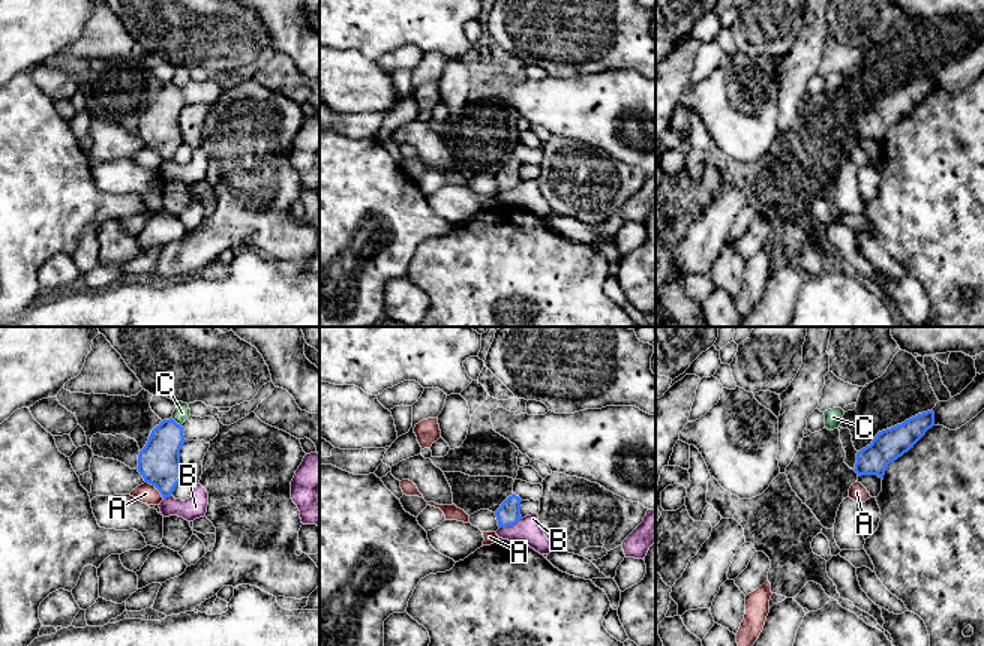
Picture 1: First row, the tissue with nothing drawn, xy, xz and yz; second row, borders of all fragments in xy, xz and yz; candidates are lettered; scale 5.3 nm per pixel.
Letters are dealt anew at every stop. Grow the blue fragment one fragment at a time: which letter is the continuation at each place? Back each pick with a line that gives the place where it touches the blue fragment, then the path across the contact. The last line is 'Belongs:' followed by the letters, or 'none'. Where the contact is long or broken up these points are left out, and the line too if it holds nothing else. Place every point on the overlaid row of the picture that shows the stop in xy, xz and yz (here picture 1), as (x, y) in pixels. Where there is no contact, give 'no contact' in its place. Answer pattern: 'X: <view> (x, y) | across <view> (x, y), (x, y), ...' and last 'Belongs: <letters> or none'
Belongs: none

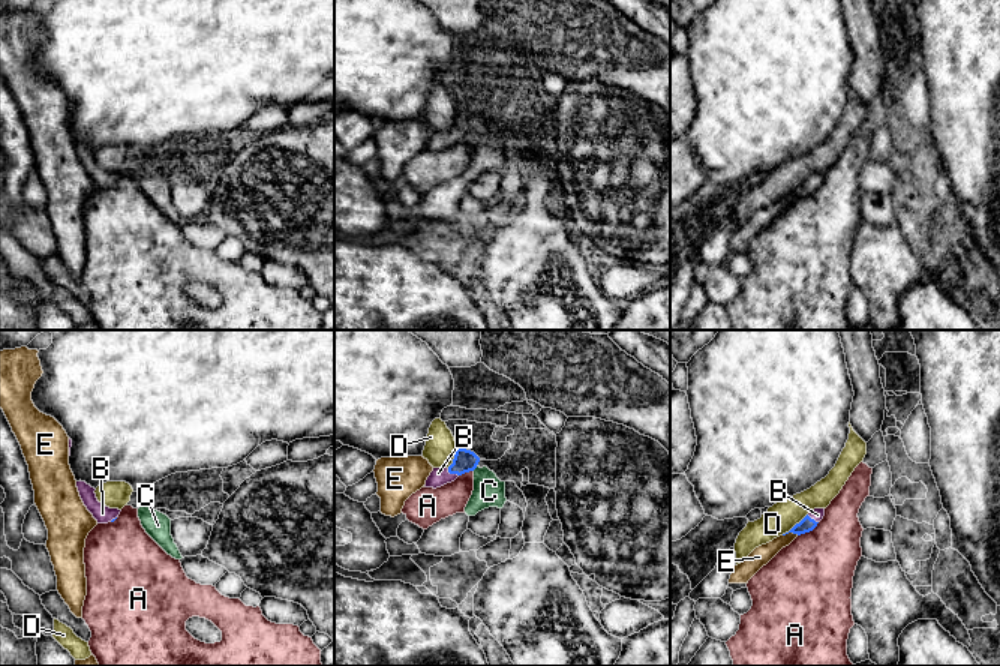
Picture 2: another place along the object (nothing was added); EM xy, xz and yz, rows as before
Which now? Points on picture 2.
B: xz (452, 473) | across xz (465, 461), (452, 473), (438, 477)
Belongs: B

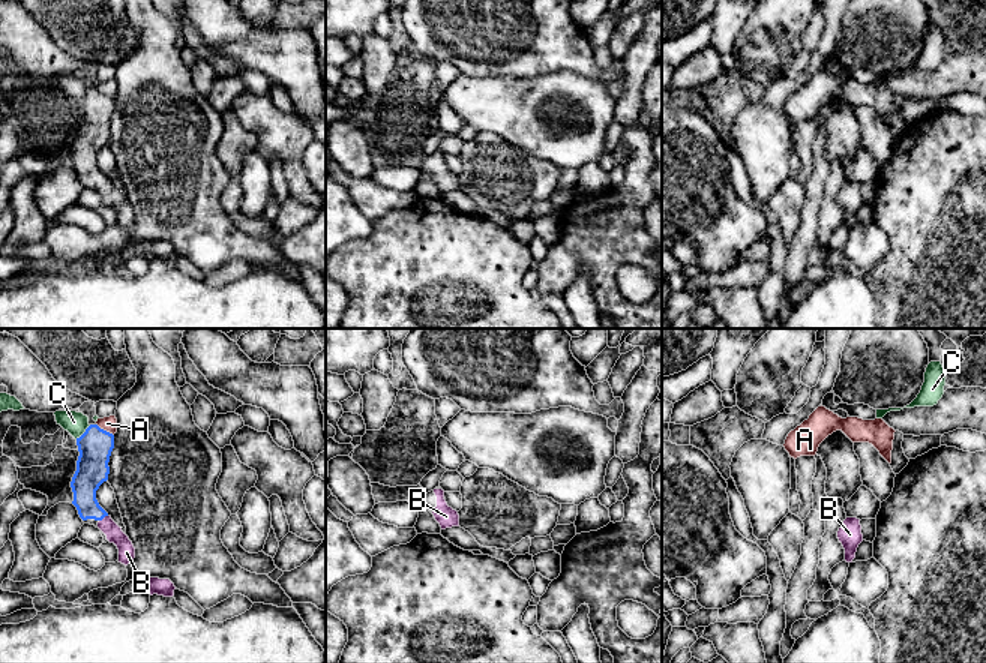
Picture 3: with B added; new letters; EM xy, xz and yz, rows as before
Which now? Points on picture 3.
B: xy (102, 518) | across xy (90, 473), (89, 504), (102, 518), (123, 543), (126, 552)
Belongs: B

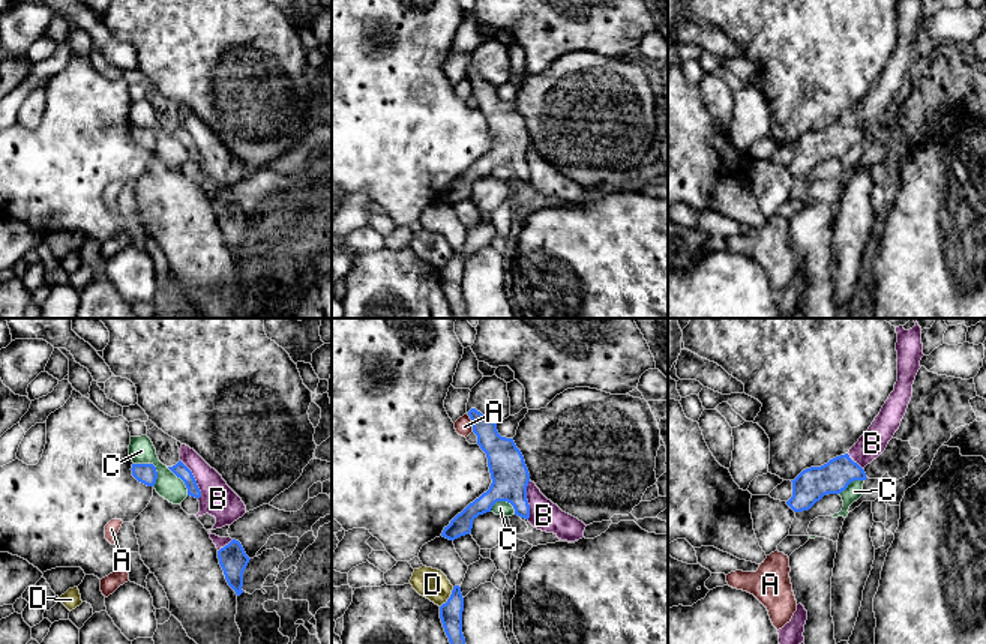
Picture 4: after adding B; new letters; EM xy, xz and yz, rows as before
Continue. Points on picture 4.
Belongs: none

